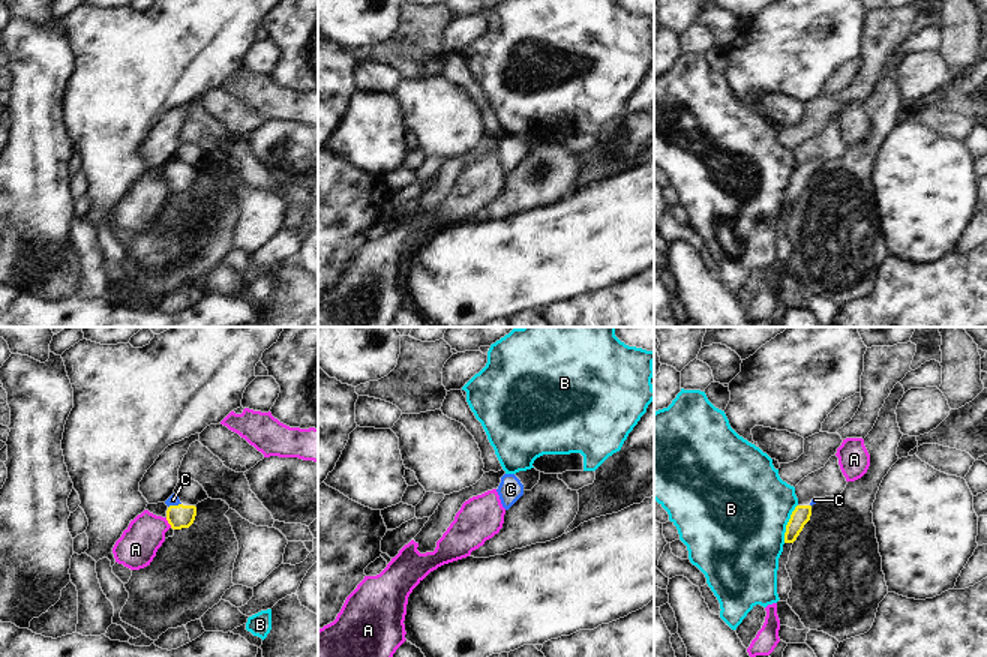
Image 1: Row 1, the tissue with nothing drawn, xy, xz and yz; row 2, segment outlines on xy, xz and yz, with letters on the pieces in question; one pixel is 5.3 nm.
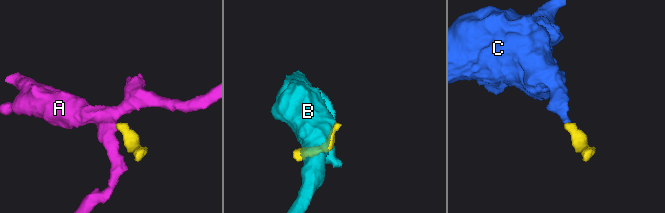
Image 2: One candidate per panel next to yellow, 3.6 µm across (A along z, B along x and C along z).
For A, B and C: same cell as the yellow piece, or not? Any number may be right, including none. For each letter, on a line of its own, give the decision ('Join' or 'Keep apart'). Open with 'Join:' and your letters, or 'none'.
Join: C
A: Keep apart
B: Keep apart
C: Join.

